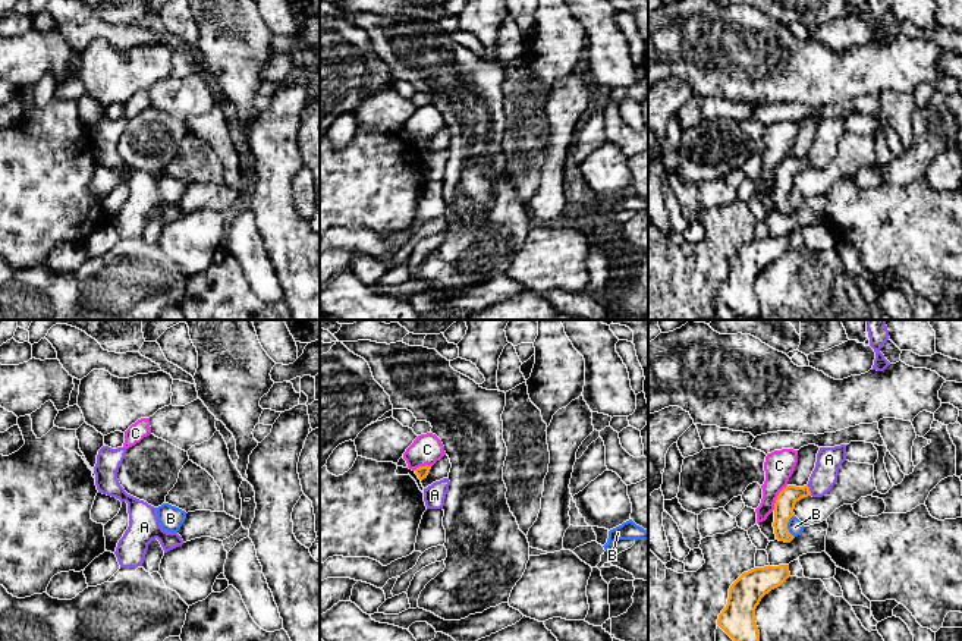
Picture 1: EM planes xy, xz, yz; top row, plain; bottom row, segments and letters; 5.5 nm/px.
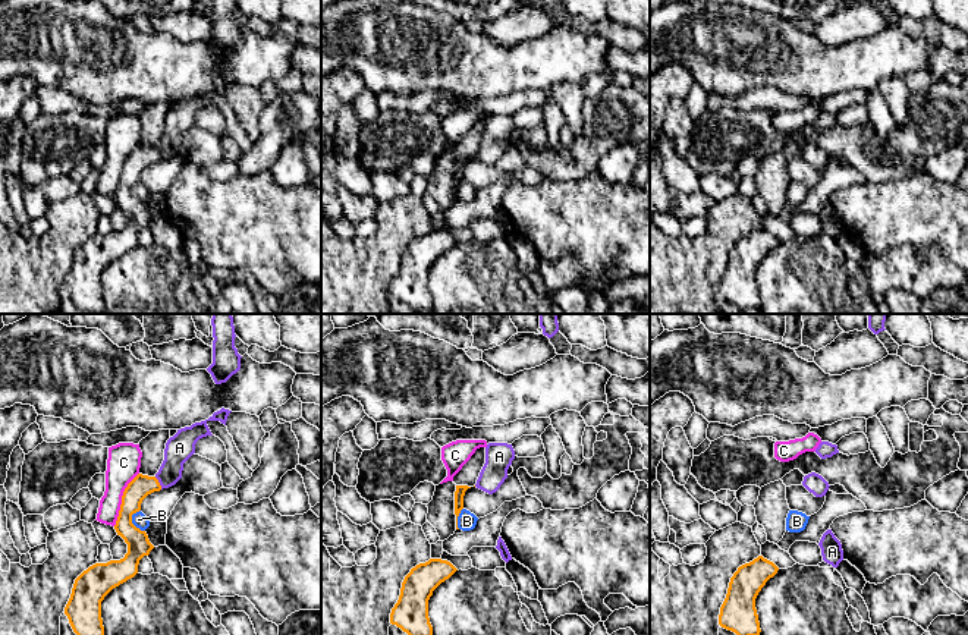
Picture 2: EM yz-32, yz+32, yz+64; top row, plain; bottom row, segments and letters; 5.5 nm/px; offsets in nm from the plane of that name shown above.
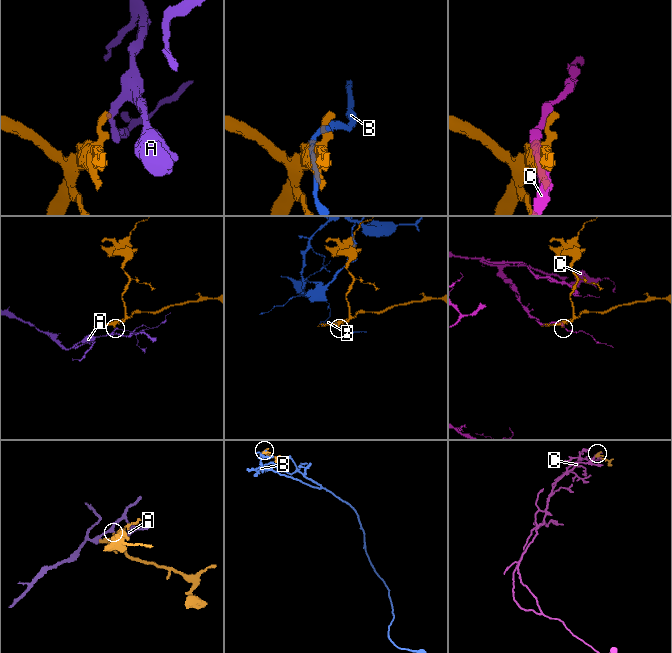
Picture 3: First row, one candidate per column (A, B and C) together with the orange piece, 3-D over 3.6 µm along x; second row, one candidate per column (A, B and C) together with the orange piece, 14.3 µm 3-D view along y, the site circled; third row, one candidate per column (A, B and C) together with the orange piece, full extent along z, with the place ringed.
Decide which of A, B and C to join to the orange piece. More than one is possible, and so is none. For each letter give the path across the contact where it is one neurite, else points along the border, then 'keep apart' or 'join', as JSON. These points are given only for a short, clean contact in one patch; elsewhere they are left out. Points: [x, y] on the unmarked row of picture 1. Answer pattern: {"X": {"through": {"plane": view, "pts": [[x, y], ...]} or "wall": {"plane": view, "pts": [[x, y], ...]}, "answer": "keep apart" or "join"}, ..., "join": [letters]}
{"A": {"wall": {"plane": "yz", "pts": [[807, 156], [811, 166]]}, "answer": "keep apart"}, "B": {"answer": "keep apart"}, "C": {"answer": "keep apart"}, "join": []}

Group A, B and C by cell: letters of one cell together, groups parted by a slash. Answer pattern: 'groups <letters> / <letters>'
groups A / B / C

